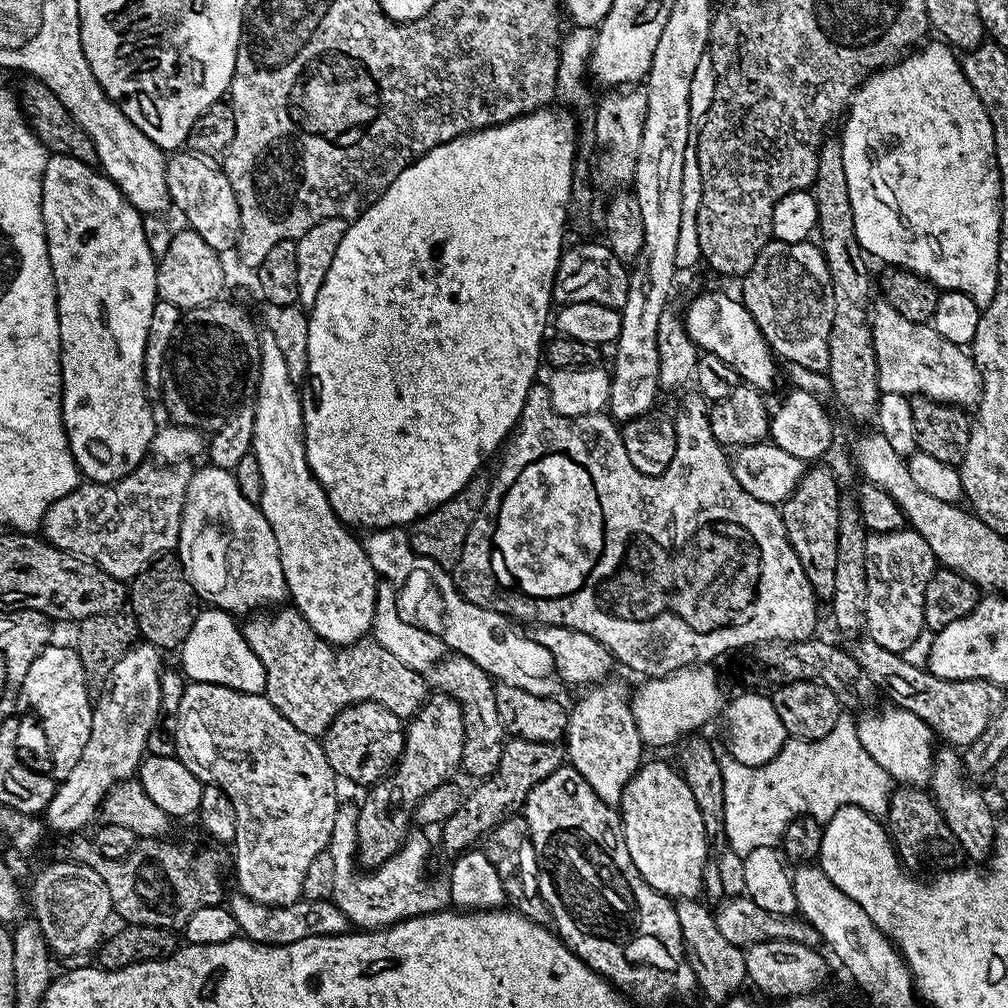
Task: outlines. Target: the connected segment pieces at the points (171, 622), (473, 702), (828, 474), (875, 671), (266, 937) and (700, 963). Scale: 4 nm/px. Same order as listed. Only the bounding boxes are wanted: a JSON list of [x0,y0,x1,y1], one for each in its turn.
[[128,552,200,652],[426,654,506,778],[778,468,842,602],[850,636,1006,745],[230,894,350,944],[676,899,748,1001]]

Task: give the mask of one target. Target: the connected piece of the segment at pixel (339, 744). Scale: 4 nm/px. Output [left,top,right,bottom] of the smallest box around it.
[322,702,405,786]

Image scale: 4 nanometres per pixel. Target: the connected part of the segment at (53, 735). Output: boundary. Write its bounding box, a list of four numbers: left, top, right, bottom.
[20,646,93,781]

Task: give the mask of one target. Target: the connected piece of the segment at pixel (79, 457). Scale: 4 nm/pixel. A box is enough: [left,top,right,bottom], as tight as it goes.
[42,155,158,484]

